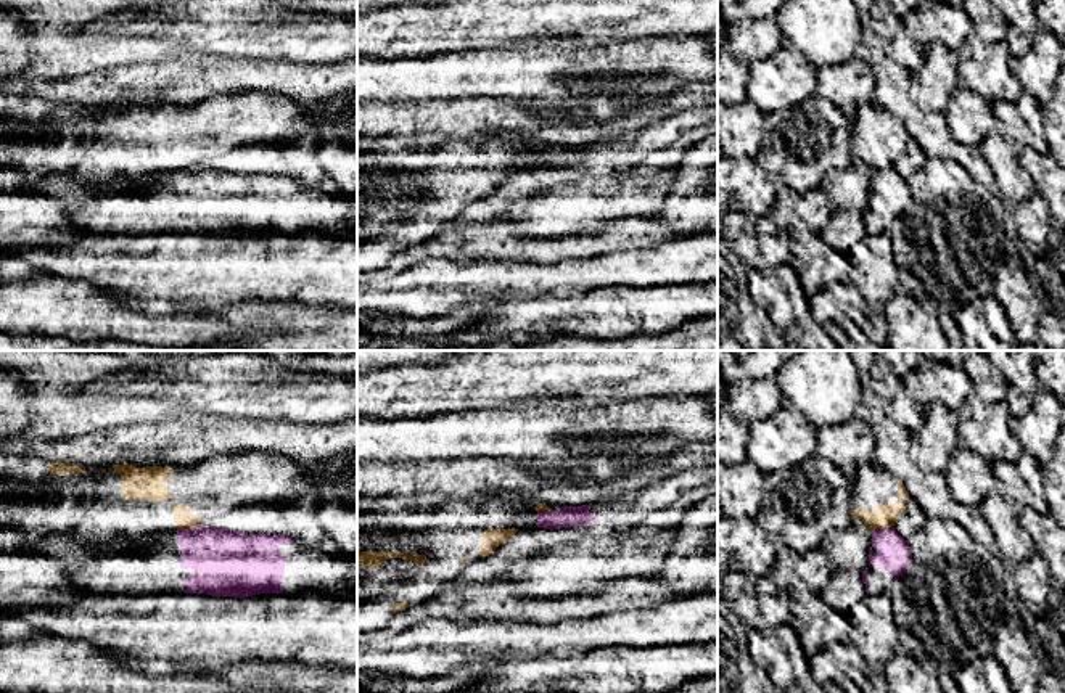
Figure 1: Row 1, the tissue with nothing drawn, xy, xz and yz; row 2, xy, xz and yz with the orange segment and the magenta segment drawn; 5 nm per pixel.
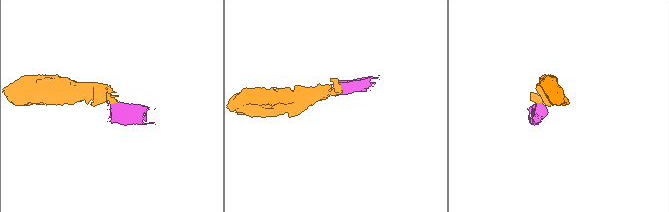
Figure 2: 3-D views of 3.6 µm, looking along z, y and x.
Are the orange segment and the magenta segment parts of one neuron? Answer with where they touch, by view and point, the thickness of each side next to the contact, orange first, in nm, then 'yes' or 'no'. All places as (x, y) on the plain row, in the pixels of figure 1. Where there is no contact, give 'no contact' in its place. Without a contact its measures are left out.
contact xy (187, 168); calibres 100 and 300 nm; no

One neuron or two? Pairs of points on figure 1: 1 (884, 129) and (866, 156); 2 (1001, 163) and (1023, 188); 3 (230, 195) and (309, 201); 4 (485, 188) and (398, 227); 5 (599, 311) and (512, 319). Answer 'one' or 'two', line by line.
1: one
2: one
3: one
4: one
5: one

